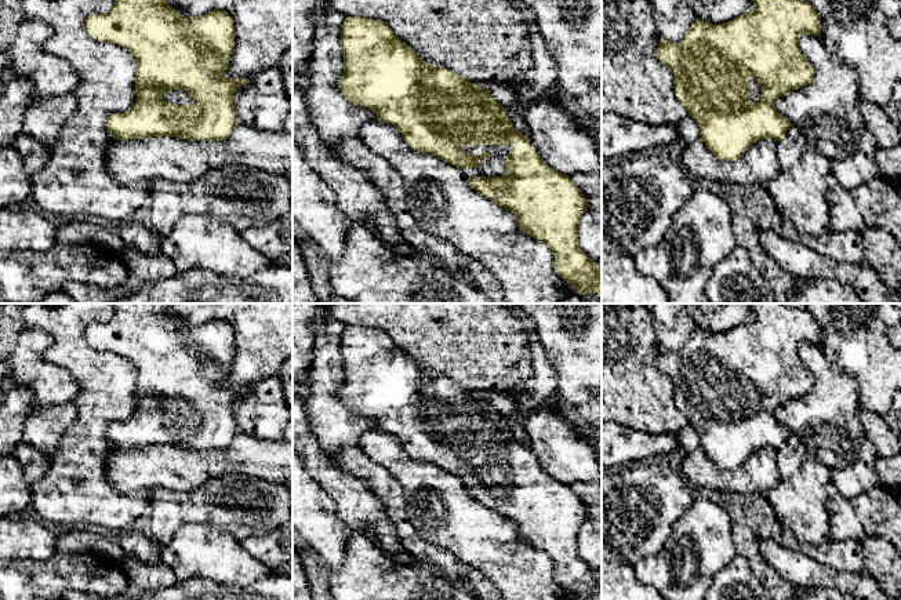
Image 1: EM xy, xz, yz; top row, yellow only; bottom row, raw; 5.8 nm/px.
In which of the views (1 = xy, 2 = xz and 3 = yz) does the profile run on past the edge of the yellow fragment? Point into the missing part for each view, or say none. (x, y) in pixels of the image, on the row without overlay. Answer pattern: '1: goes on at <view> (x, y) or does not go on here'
1: goes on at xy (177, 406)
2: goes on at xz (494, 475)
3: goes on at yz (755, 399)

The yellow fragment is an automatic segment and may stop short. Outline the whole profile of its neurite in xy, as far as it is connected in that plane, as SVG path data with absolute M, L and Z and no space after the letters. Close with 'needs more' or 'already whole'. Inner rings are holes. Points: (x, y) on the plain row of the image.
M116 303L109 321L91 323L86 328L86 339L92 348L117 353L137 368L137 410L127 421L112 422L108 426L108 441L117 450L152 446L177 446L188 450L226 448L240 432L233 417L235 401L250 392L247 386L233 389L222 383L229 377L235 356L233 328L219 317L201 326L188 327L171 317L168 309L170 303Z | needs more

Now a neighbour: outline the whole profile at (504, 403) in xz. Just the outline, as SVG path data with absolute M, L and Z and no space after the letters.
M488 390L477 394L484 396L494 406L494 408L506 418L520 415L520 412L517 411L516 400L508 393Z

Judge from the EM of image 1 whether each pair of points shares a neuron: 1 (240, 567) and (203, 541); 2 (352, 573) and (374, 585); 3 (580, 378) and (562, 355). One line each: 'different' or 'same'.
1: same
2: same
3: same

